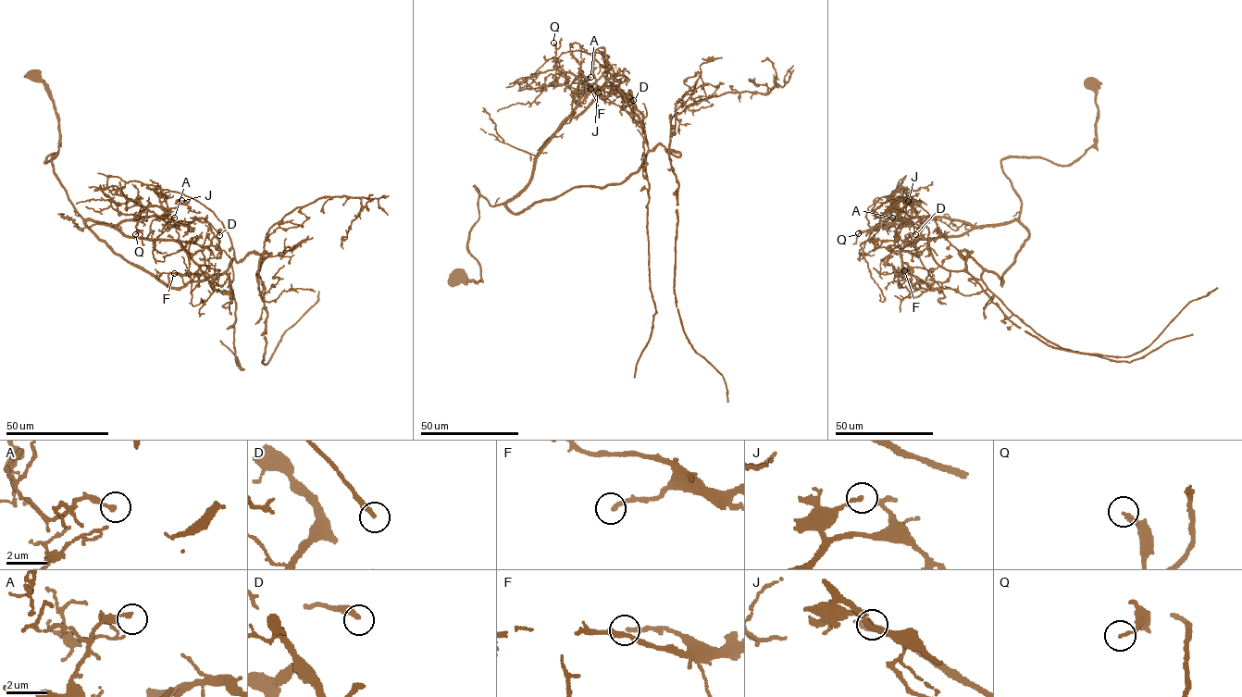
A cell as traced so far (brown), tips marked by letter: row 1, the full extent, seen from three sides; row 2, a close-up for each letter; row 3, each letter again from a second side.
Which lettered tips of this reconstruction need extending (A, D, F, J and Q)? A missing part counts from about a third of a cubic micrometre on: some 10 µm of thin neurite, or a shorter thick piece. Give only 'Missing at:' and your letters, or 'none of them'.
Missing at: D, F

